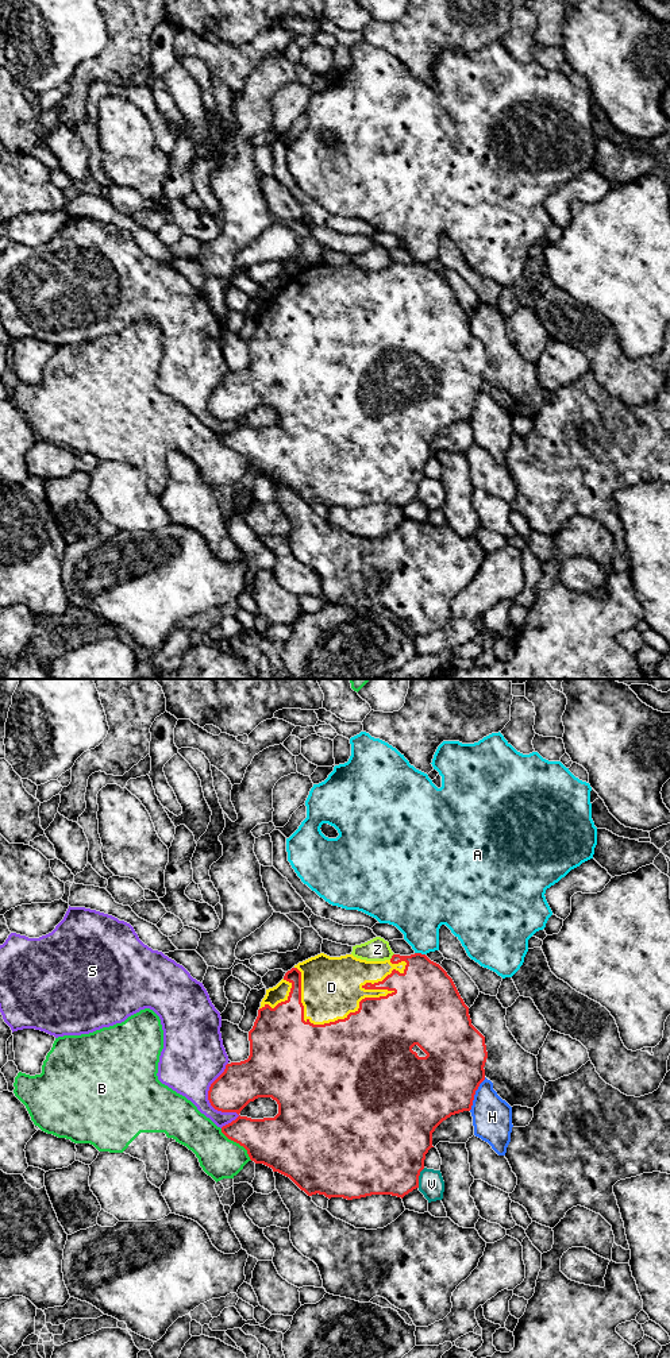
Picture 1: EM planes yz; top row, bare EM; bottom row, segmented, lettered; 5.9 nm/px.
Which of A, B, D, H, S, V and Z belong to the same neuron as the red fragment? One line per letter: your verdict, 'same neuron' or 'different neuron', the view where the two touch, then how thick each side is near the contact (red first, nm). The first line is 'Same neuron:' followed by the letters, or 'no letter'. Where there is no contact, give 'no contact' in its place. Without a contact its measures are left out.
Same neuron: D
A: different neuron; contact in yz; calibres 380 and 320 nm
B: different neuron; contact in yz; calibres 320 and 240 nm
D: same neuron; contact in yz; calibres 460 and 360 nm
H: different neuron; contact in yz; calibres 400 and 240 nm
S: different neuron; contact in yz; calibres 260 and 300 nm
V: different neuron; contact in yz; calibres 480 and 150 nm
Z: different neuron; contact in yz; calibres 280 and 140 nm

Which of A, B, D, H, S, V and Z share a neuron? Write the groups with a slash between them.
A / B / D / H / S / V / Z

